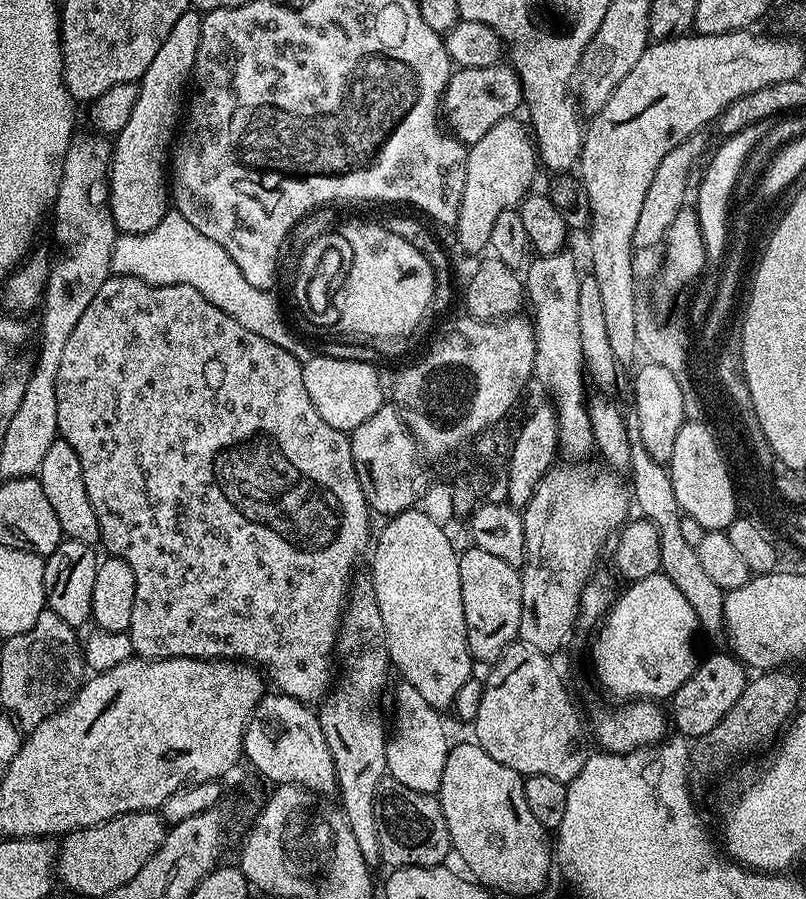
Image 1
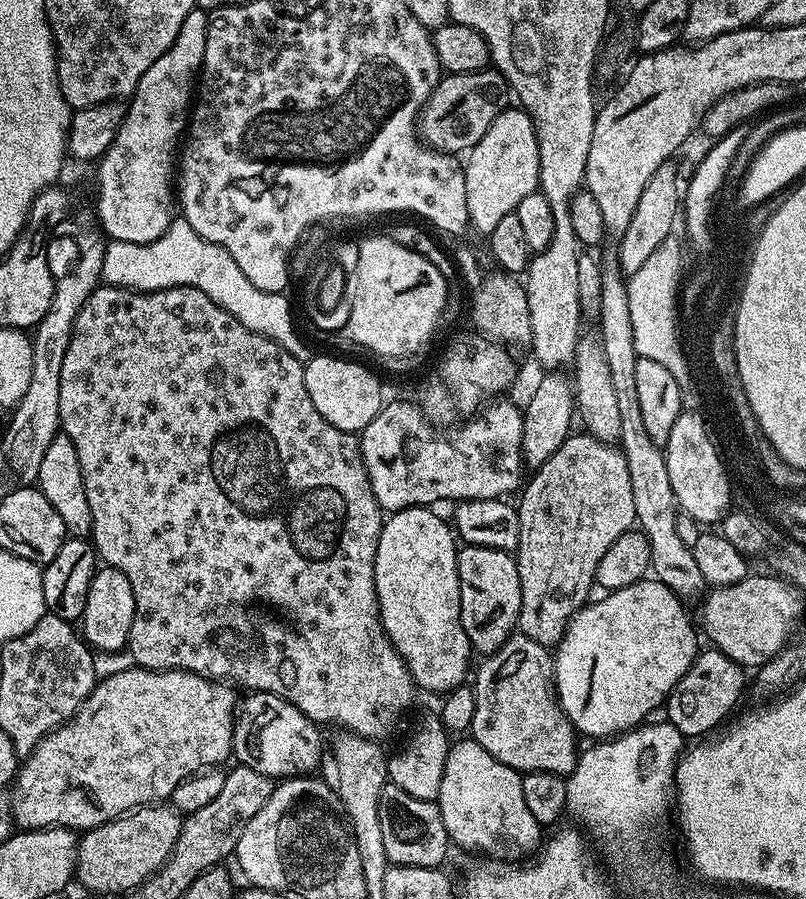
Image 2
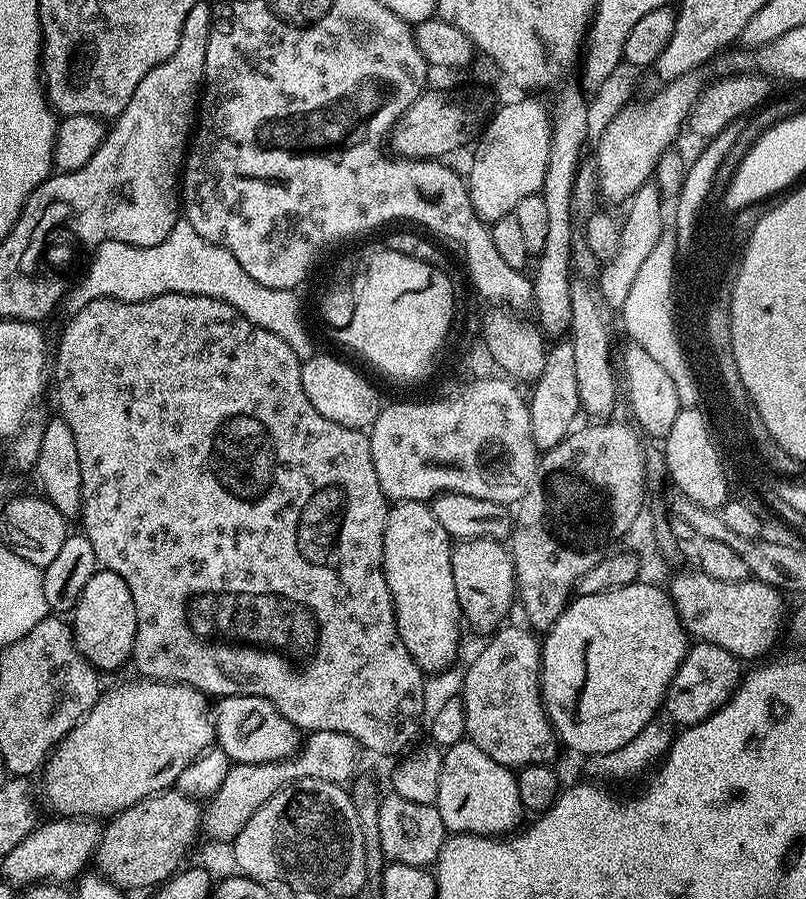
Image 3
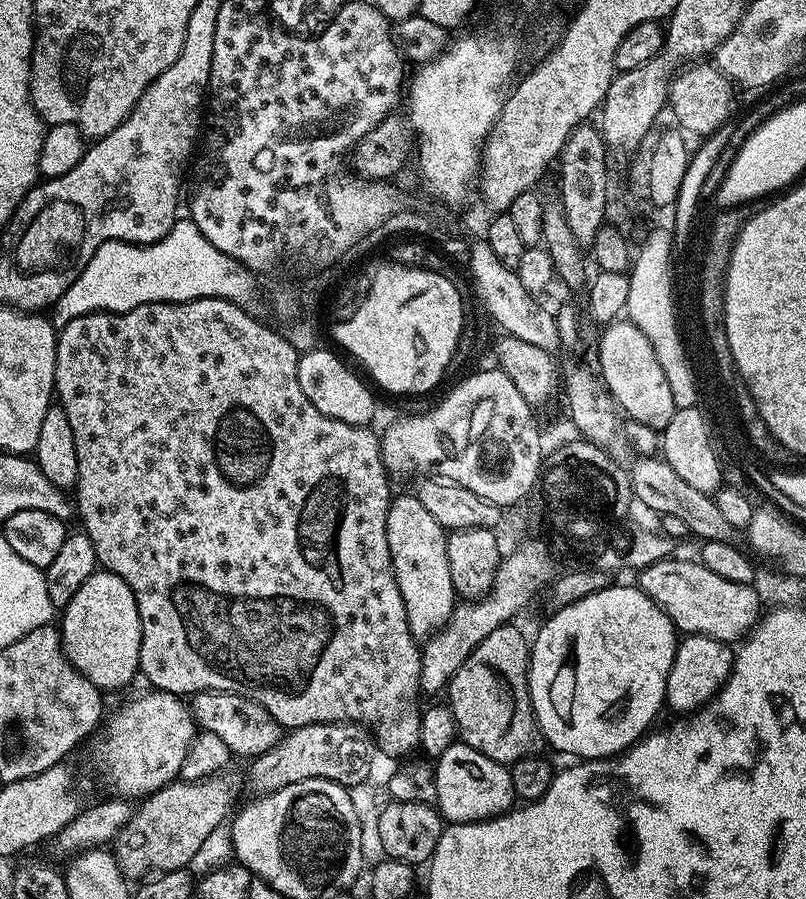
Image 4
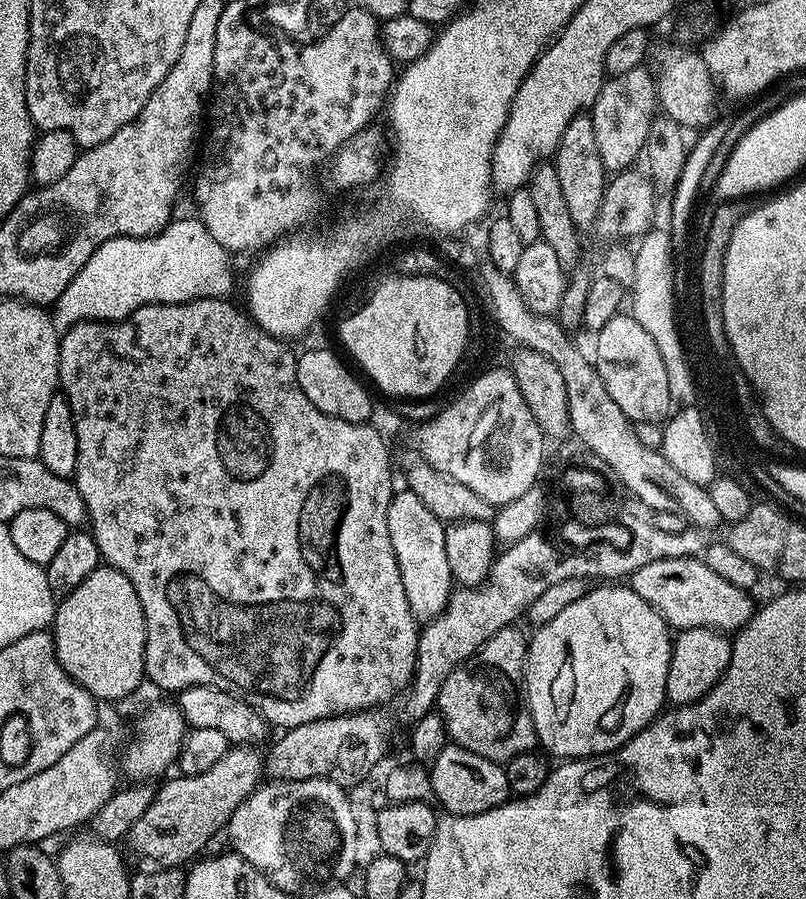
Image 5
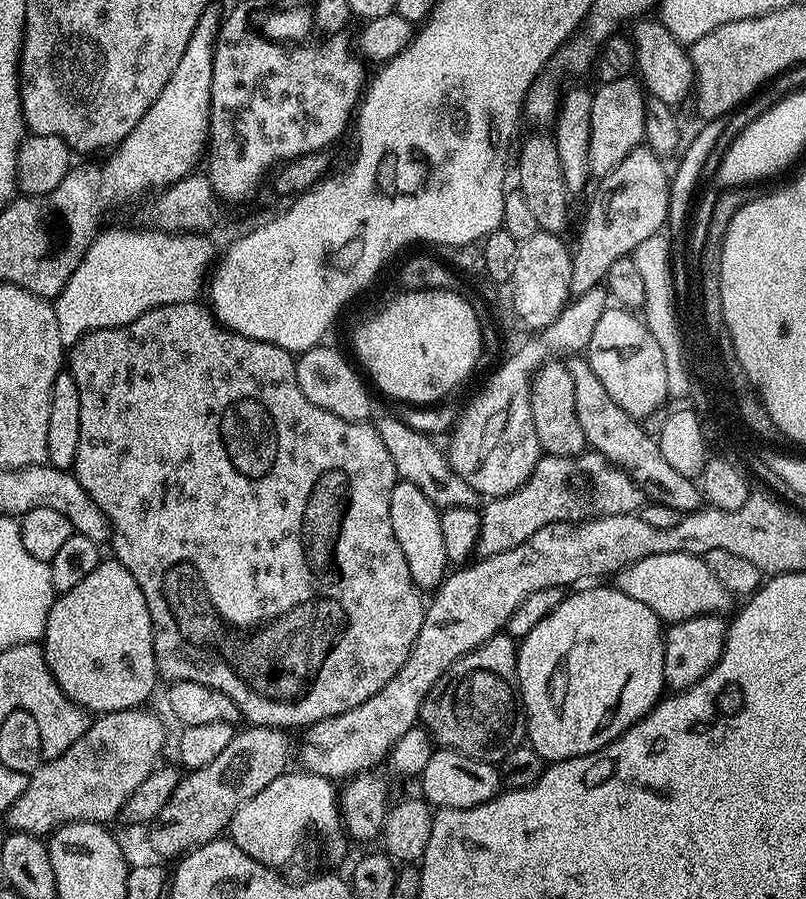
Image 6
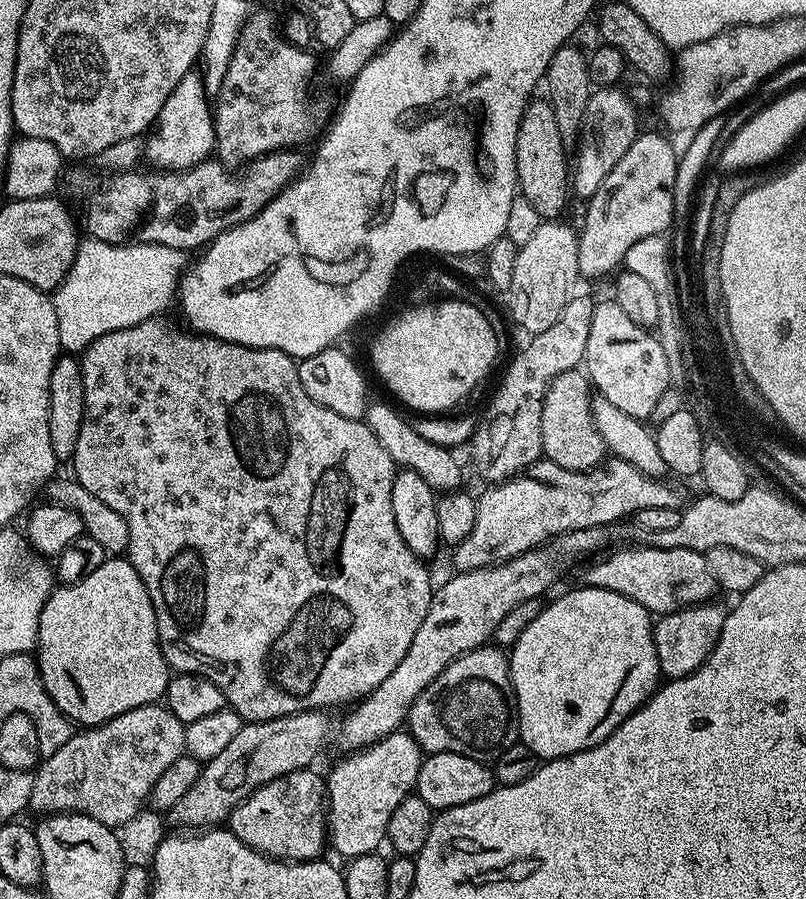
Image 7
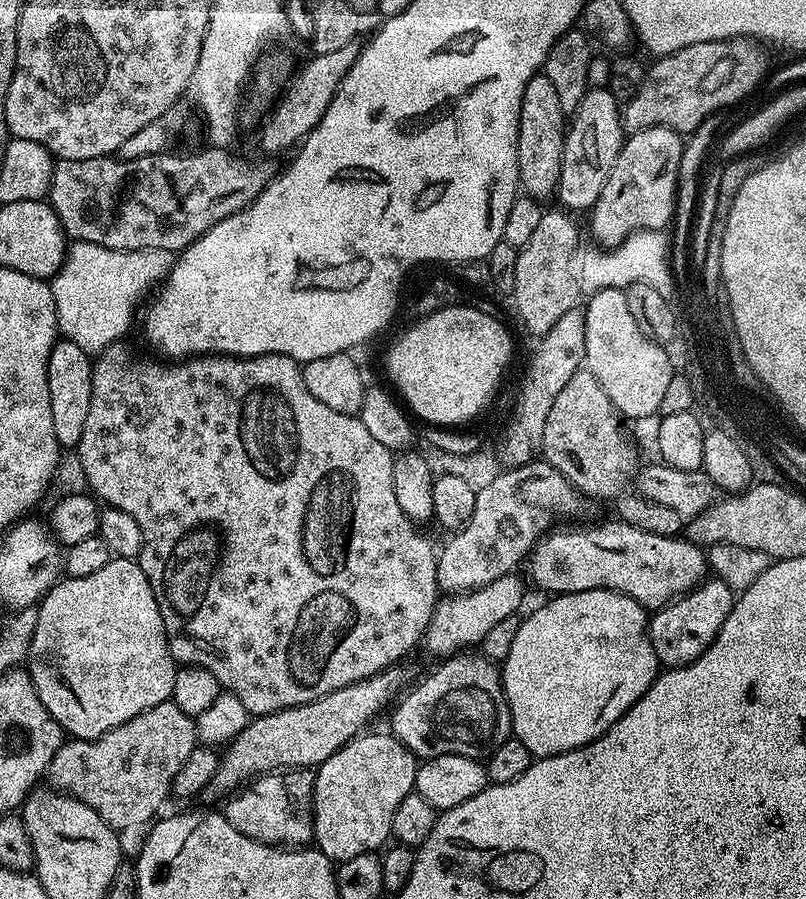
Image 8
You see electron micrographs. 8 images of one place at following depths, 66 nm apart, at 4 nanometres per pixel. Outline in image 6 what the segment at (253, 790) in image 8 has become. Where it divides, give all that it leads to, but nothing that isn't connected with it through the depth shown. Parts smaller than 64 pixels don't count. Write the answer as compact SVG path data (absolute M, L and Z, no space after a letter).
M289 770L274 778L266 790L258 790L250 802L242 802L234 814L230 825L230 838L243 852L250 854L267 868L285 870L297 868L300 874L316 874L321 870L336 870L348 852L350 837L344 830L344 821L340 814L341 801L334 789L333 781L324 776L315 776L313 772Z

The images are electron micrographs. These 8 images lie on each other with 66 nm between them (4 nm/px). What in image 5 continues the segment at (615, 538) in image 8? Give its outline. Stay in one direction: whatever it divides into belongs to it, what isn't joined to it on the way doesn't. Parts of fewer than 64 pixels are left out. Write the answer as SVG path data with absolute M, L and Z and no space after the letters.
M666 558L662 562L650 562L650 566L642 566L630 577L630 586L659 616L663 616L669 629L683 630L685 628L713 628L715 632L735 634L746 626L754 611L754 603L750 597L749 589L733 586L731 582L714 574L710 566L704 564L703 559L689 558Z

